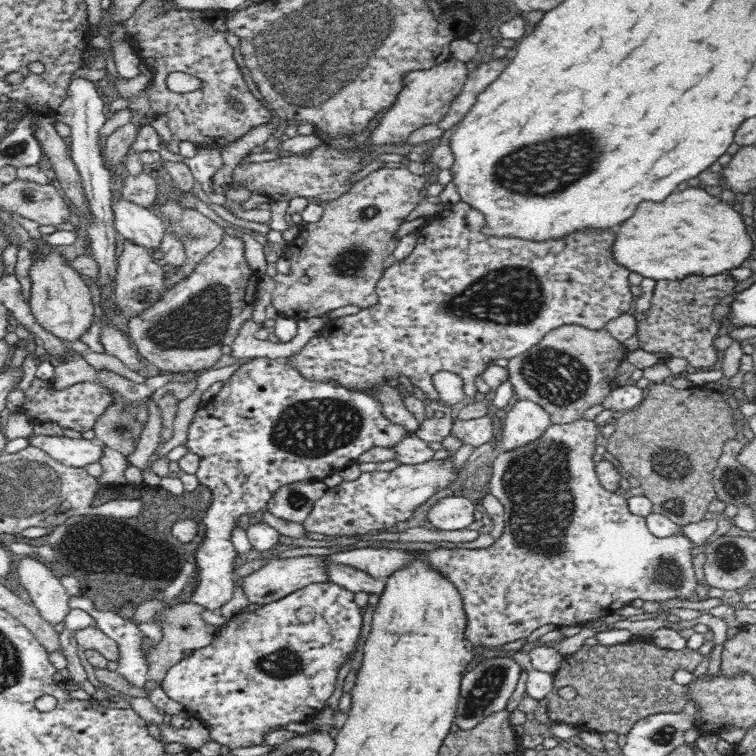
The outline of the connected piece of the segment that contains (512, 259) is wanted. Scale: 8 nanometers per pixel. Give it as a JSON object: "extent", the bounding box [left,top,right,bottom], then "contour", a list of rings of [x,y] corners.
{"extent":[280,201,632,432],"contour":[[[458,201],[456,204],[447,205],[443,212],[438,212],[433,216],[428,216],[428,225],[416,232],[418,240],[413,251],[401,261],[391,261],[383,270],[380,280],[377,282],[377,301],[376,306],[366,310],[360,310],[358,314],[352,316],[343,316],[337,320],[326,322],[325,328],[314,335],[302,348],[300,352],[290,355],[280,360],[289,365],[290,368],[296,369],[306,380],[312,382],[326,382],[333,380],[339,386],[347,388],[347,390],[361,390],[367,392],[370,396],[377,398],[381,404],[382,414],[394,424],[403,426],[408,432],[415,432],[418,429],[419,422],[417,418],[408,410],[404,399],[400,395],[398,387],[388,385],[388,380],[399,382],[400,376],[406,376],[412,383],[412,386],[420,388],[424,394],[431,400],[440,401],[439,392],[433,385],[432,376],[436,372],[448,371],[458,374],[464,381],[464,392],[468,397],[474,397],[478,392],[476,387],[476,376],[486,373],[488,366],[498,358],[514,358],[526,352],[528,348],[532,348],[538,344],[548,332],[564,326],[564,324],[579,324],[589,328],[590,330],[600,330],[605,328],[605,324],[627,314],[632,306],[632,293],[630,292],[631,284],[628,281],[628,275],[631,273],[628,268],[616,264],[611,251],[612,243],[615,241],[615,229],[582,229],[574,231],[556,239],[548,239],[545,241],[524,240],[522,237],[496,237],[484,233],[482,228],[486,226],[486,217],[484,213],[476,210],[472,205]]]}

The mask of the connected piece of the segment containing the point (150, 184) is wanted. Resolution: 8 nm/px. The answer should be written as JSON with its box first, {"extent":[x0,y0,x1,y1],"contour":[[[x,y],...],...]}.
{"extent":[122,167,160,207],"contour":[[[146,167],[138,176],[126,172],[123,176],[122,198],[142,207],[151,207],[160,195],[158,180],[151,176],[151,168]]]}

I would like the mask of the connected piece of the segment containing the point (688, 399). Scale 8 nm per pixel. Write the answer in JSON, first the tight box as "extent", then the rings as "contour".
{"extent":[607,383,737,527],"contour":[[[665,383],[650,384],[642,402],[613,422],[615,430],[607,438],[607,451],[624,466],[624,470],[639,479],[640,492],[652,501],[652,513],[670,518],[679,527],[708,518],[707,506],[712,497],[716,497],[712,480],[718,457],[724,442],[735,439],[737,432],[736,420],[724,401],[724,394],[708,386],[676,389]]]}

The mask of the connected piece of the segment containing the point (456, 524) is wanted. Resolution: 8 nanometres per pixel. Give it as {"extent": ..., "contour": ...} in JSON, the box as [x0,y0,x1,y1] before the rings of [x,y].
{"extent":[428,496,480,531],"contour":[[[448,496],[430,508],[428,519],[436,529],[460,531],[472,525],[479,517],[480,508],[463,496]]]}

